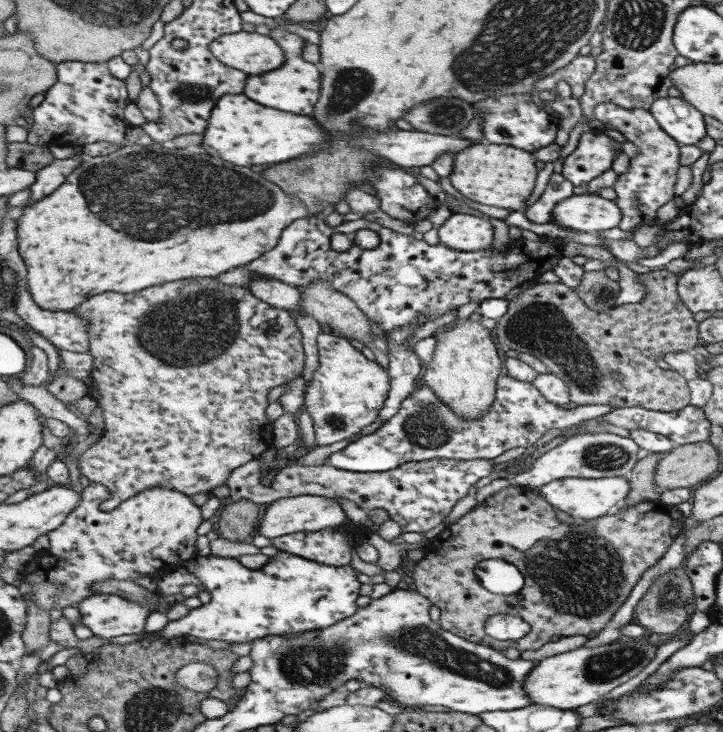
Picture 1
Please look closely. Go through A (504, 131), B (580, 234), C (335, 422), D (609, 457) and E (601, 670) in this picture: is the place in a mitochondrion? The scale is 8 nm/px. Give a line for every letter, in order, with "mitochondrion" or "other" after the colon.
A: mitochondrion
B: other
C: mitochondrion
D: mitochondrion
E: mitochondrion

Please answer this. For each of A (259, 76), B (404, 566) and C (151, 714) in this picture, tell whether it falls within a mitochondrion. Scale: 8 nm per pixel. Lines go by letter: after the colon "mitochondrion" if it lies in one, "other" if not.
A: other
B: other
C: mitochondrion

